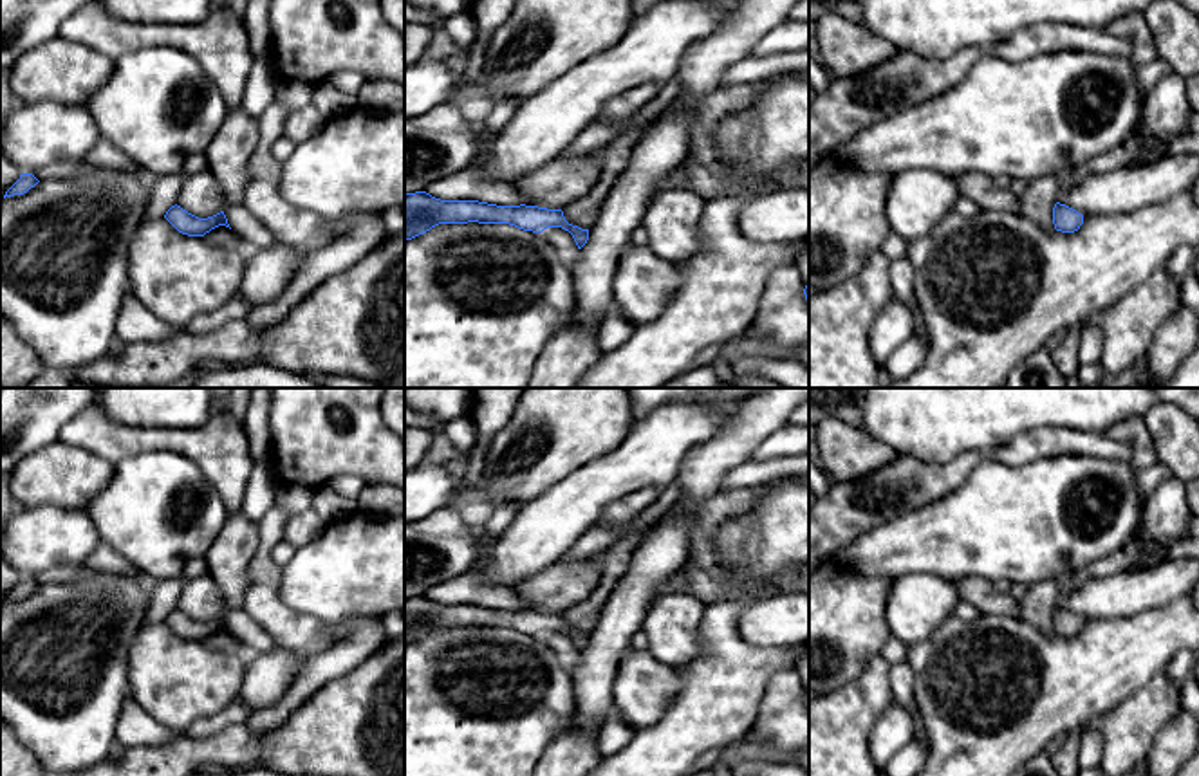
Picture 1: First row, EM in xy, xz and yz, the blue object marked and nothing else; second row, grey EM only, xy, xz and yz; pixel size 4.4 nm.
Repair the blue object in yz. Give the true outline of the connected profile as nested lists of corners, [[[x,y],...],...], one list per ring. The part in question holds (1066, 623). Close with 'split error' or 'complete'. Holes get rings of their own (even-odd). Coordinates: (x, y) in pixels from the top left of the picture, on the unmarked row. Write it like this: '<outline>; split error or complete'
[[[1056,606],[1053,612],[1053,628],[1056,635],[1074,637],[1083,628],[1083,619],[1065,608]]]; complete

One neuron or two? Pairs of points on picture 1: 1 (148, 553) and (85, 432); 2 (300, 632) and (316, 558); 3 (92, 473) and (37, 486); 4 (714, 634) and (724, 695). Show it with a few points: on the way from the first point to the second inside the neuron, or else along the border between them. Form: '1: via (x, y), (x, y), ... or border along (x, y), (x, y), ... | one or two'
1: border along (154, 450), (136, 453), (114, 464) | two
2: border along (280, 576), (278, 598), (327, 625) | two
3: via (78, 475), (51, 477) | one
4: via (721, 648), (724, 655), (724, 681) | one

